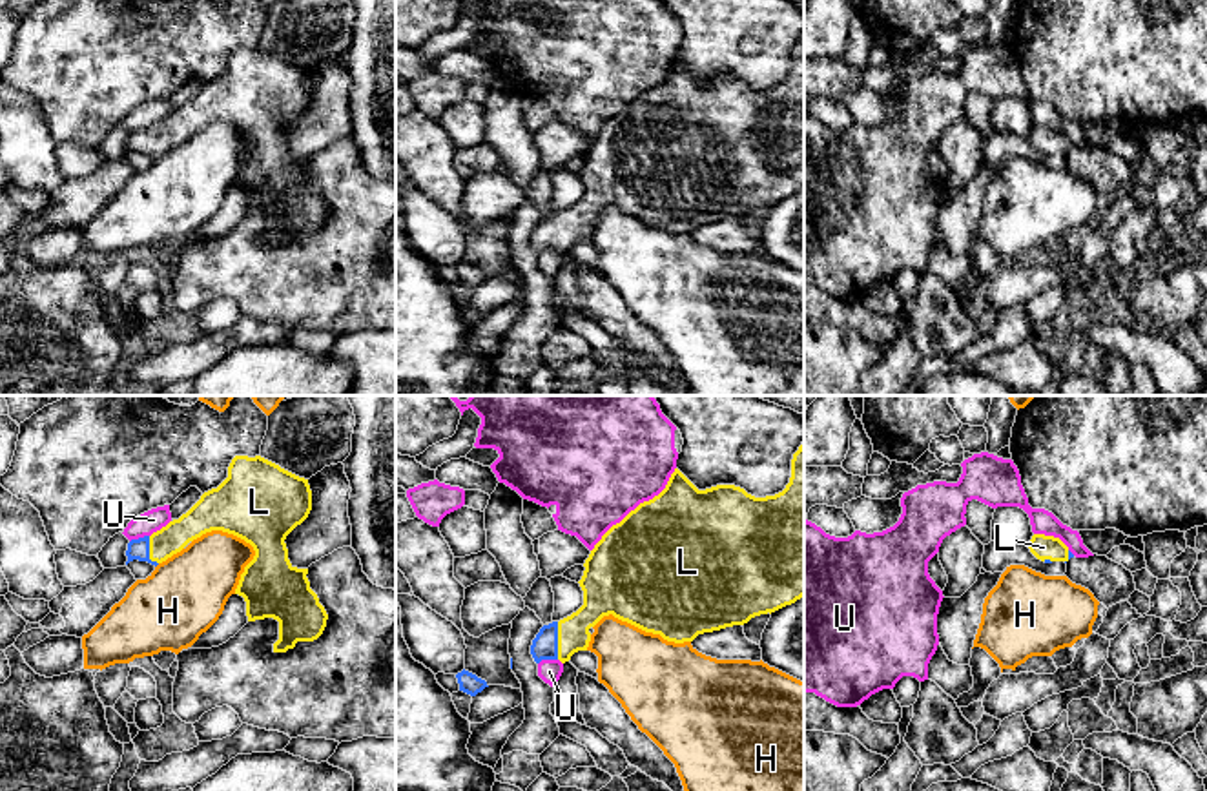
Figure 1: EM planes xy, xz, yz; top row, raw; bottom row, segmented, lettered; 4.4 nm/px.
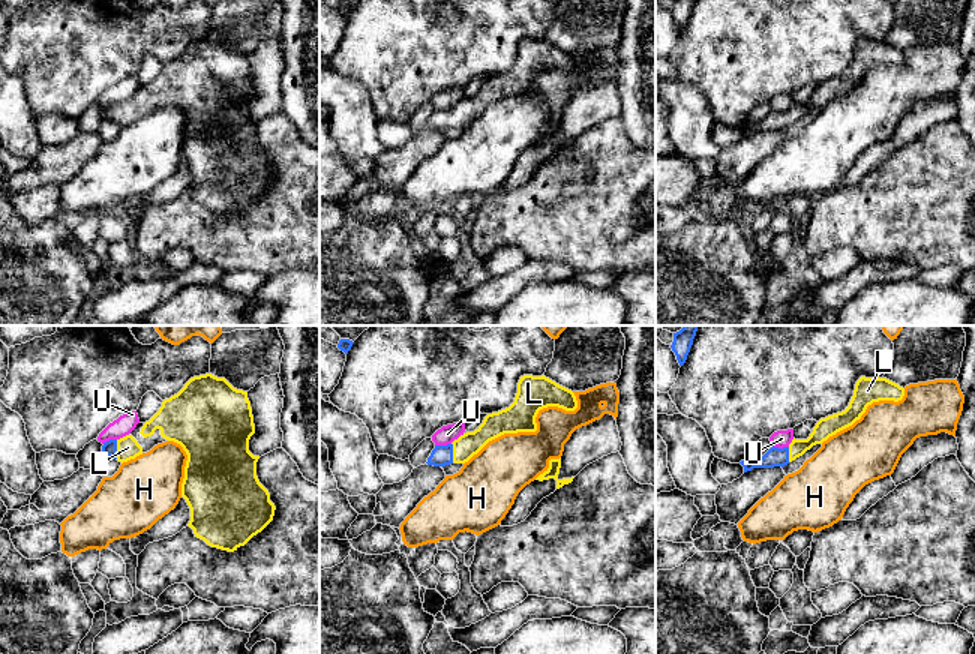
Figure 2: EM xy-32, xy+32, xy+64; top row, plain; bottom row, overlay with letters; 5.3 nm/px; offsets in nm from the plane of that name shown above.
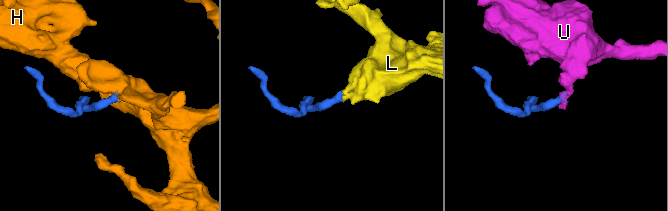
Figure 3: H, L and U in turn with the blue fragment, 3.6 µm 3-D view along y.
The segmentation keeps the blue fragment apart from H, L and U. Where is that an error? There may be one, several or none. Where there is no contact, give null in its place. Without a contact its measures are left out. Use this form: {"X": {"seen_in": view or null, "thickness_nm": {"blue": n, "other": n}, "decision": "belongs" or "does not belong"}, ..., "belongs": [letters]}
{"H": {"seen_in": null, "decision": "does not belong"}, "L": {"seen_in": "xz", "thickness_nm": {"blue": 110, "other": 140}, "decision": "belongs"}, "U": {"seen_in": "xy", "thickness_nm": {"blue": 100, "other": 100}, "decision": "does not belong"}, "belongs": ["L"]}

